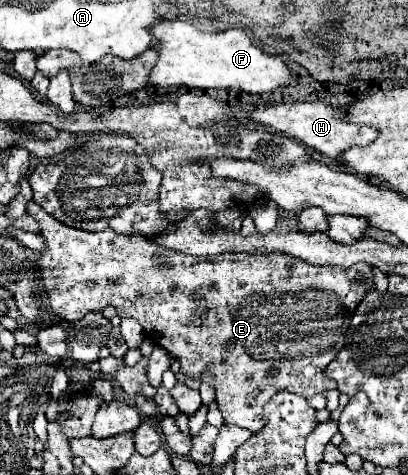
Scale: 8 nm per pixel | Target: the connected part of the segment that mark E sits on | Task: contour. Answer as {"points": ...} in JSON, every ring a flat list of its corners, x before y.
{"points":[[32,200,26,212,40,222,40,236,44,238,40,276,52,312,60,320,76,324,86,312,102,310,112,304,120,318,138,320,150,342,162,346,170,356,180,360,180,370,184,374,198,378,204,368,212,372,216,404,222,412,224,426,240,426,256,434,264,428,262,406,278,390,290,390,310,398,328,388,336,388,336,382,320,374,344,346,348,316,374,286,372,268,366,262,342,268,308,264,288,254,176,254,176,250,164,250,164,246,152,242,148,236,124,236,114,230,84,232,64,226]]}

